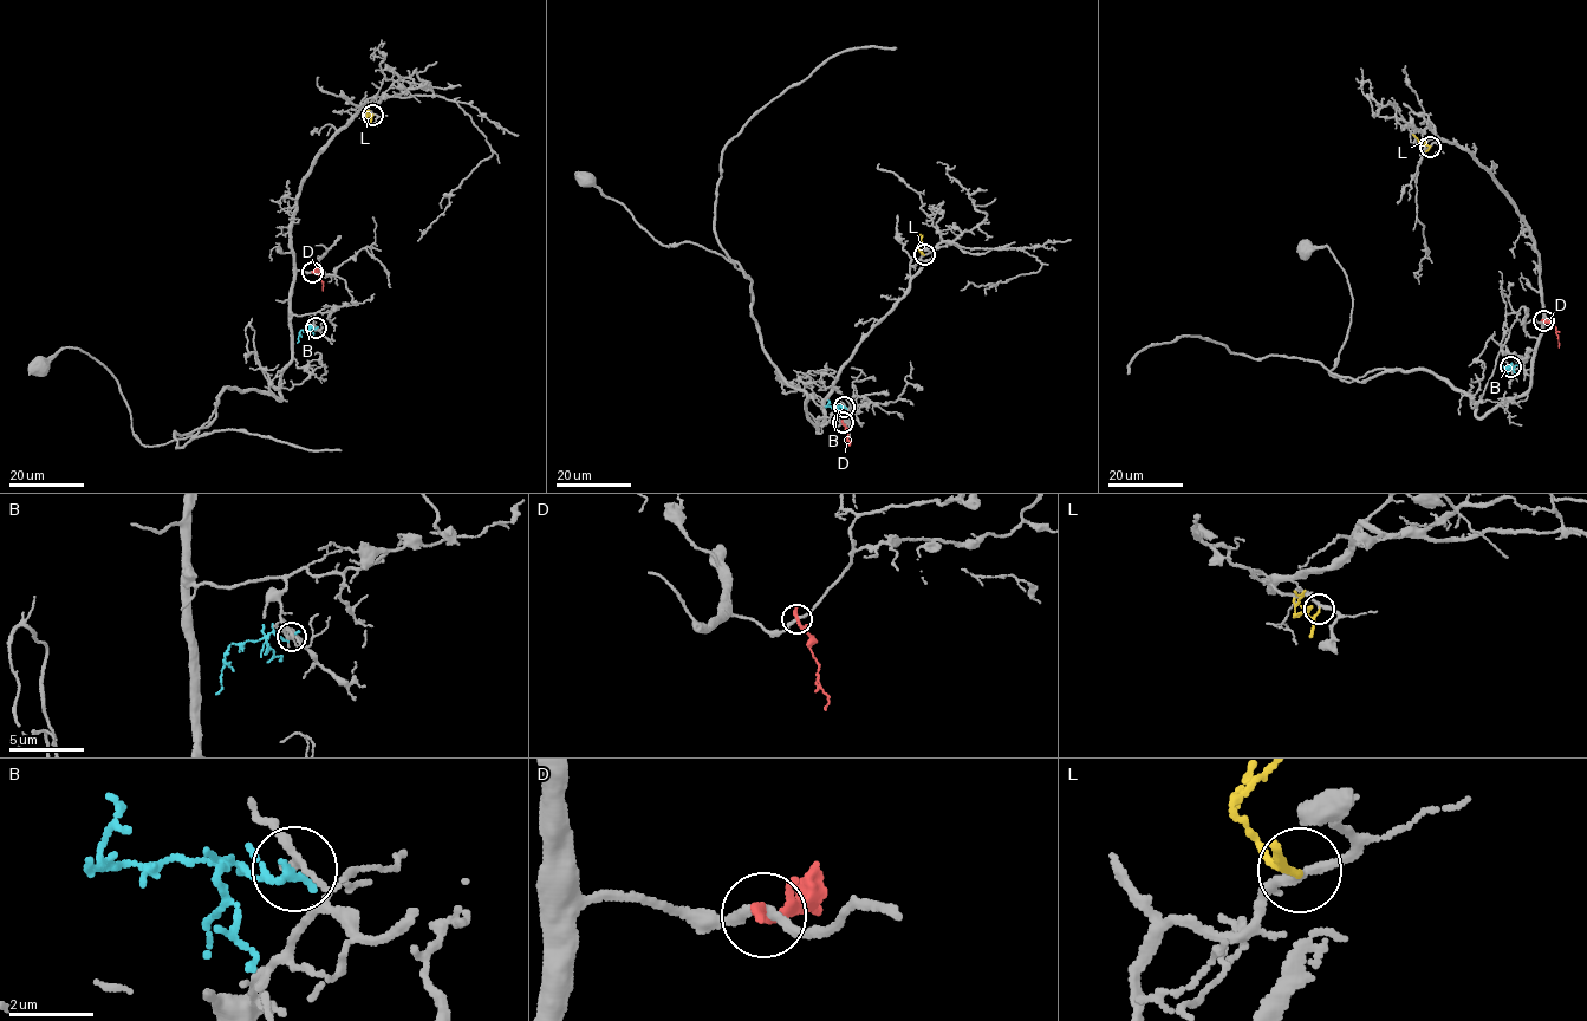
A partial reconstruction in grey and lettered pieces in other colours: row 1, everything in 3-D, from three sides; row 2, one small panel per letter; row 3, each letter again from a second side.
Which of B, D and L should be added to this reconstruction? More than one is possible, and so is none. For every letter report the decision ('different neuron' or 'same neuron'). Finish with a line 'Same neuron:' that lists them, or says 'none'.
B: different neuron
D: different neuron
L: same neuron
Same neuron: L

